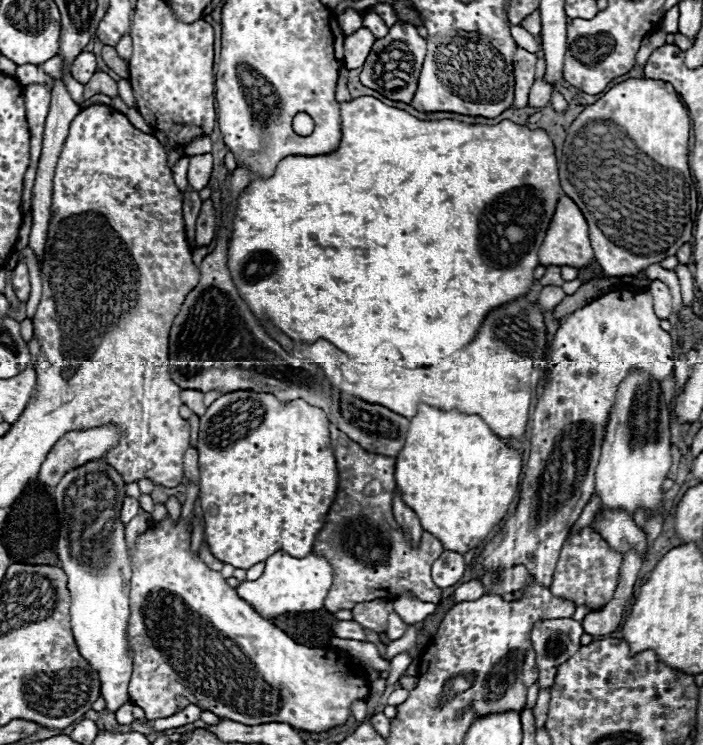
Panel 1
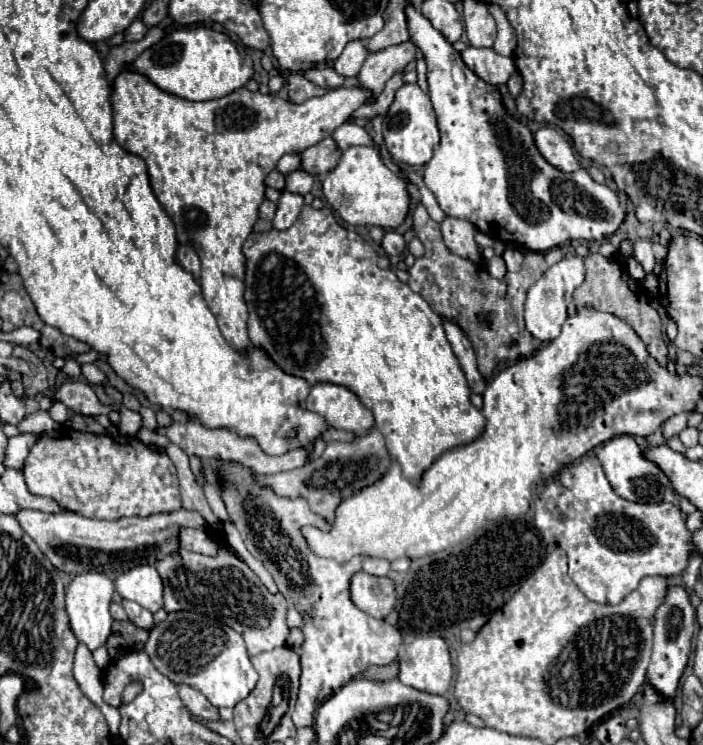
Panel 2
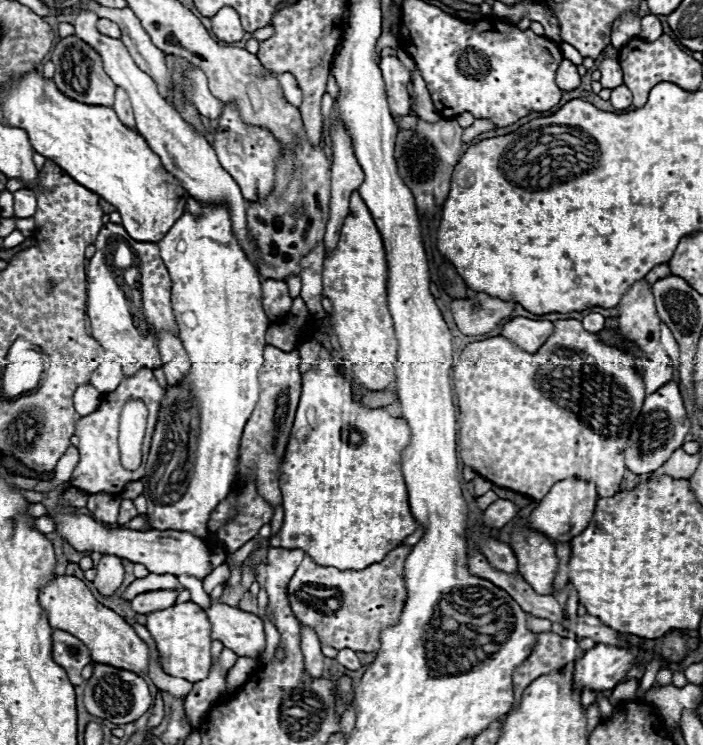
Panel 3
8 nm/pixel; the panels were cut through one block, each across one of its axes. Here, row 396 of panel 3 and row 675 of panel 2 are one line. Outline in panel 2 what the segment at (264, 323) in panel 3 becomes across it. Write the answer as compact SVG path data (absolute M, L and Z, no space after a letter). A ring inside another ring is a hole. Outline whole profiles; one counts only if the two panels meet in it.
M172 612L172 614L168 614L168 618L164 622L160 622L158 626L154 626L150 630L150 636L148 636L148 642L144 644L144 650L148 652L152 664L156 666L156 670L160 670L160 674L170 678L174 684L182 682L182 684L188 684L188 686L200 690L216 708L220 708L220 706L234 708L240 700L244 700L252 692L252 688L258 682L258 674L256 674L248 654L246 654L246 646L244 646L242 636L238 632L234 632L232 628L220 624L218 620L196 614L196 612Z

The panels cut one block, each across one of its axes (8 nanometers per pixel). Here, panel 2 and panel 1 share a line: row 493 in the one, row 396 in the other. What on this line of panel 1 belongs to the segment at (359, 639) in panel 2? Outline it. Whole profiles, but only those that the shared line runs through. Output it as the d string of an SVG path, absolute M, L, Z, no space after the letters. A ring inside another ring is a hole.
M236 390L222 394L214 404L208 406L206 414L200 418L200 430L198 430L198 454L200 454L200 502L206 522L206 540L212 550L212 554L232 564L234 568L250 568L258 562L264 562L274 552L282 550L294 558L304 558L312 552L314 538L320 532L320 526L324 524L324 518L328 514L328 506L332 506L332 498L336 494L336 460L330 446L330 432L328 432L328 418L320 408L308 406L304 400L292 400L292 402L280 402L272 394L258 394L252 390Z

